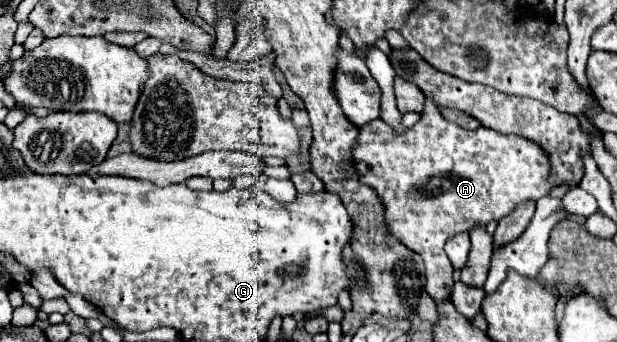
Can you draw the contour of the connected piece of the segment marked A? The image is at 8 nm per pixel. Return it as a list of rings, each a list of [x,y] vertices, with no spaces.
[[[431,100],[425,102],[425,110],[419,122],[405,132],[393,130],[381,118],[367,122],[355,140],[351,158],[359,182],[373,188],[377,196],[381,196],[387,230],[395,238],[399,238],[403,246],[423,258],[427,278],[425,290],[439,302],[449,300],[453,288],[451,274],[454,268],[443,250],[445,242],[457,232],[485,228],[489,222],[497,222],[507,216],[521,200],[539,200],[551,190],[551,184],[547,182],[547,154],[535,142],[519,136],[501,136],[499,132],[489,128],[479,128],[473,132],[459,128],[457,124],[447,122]]]

